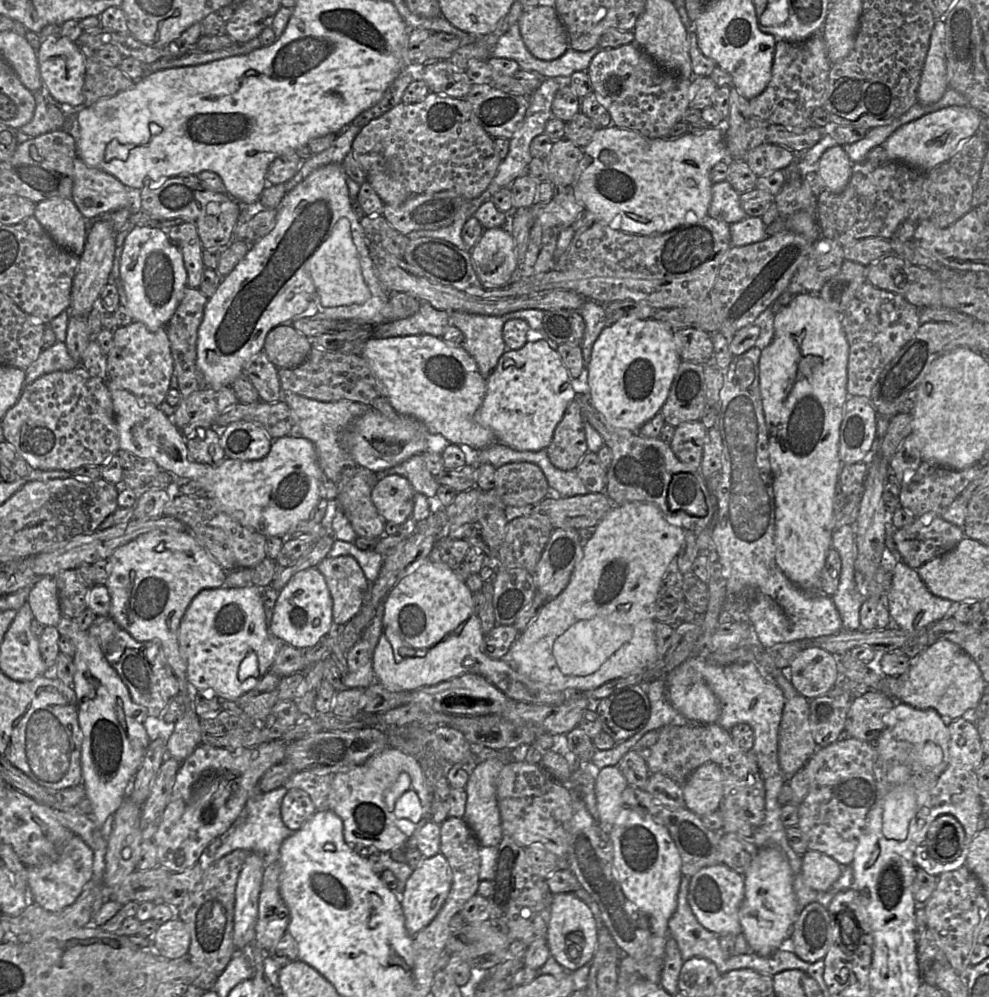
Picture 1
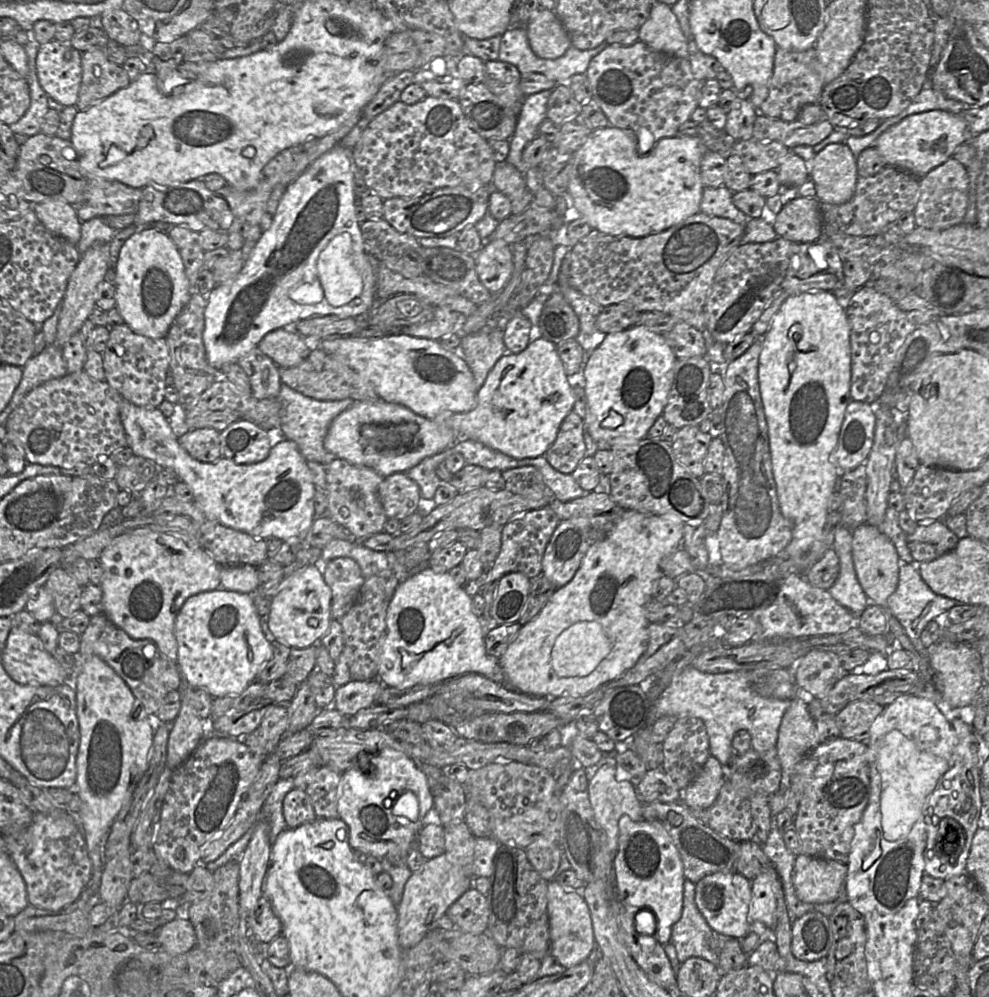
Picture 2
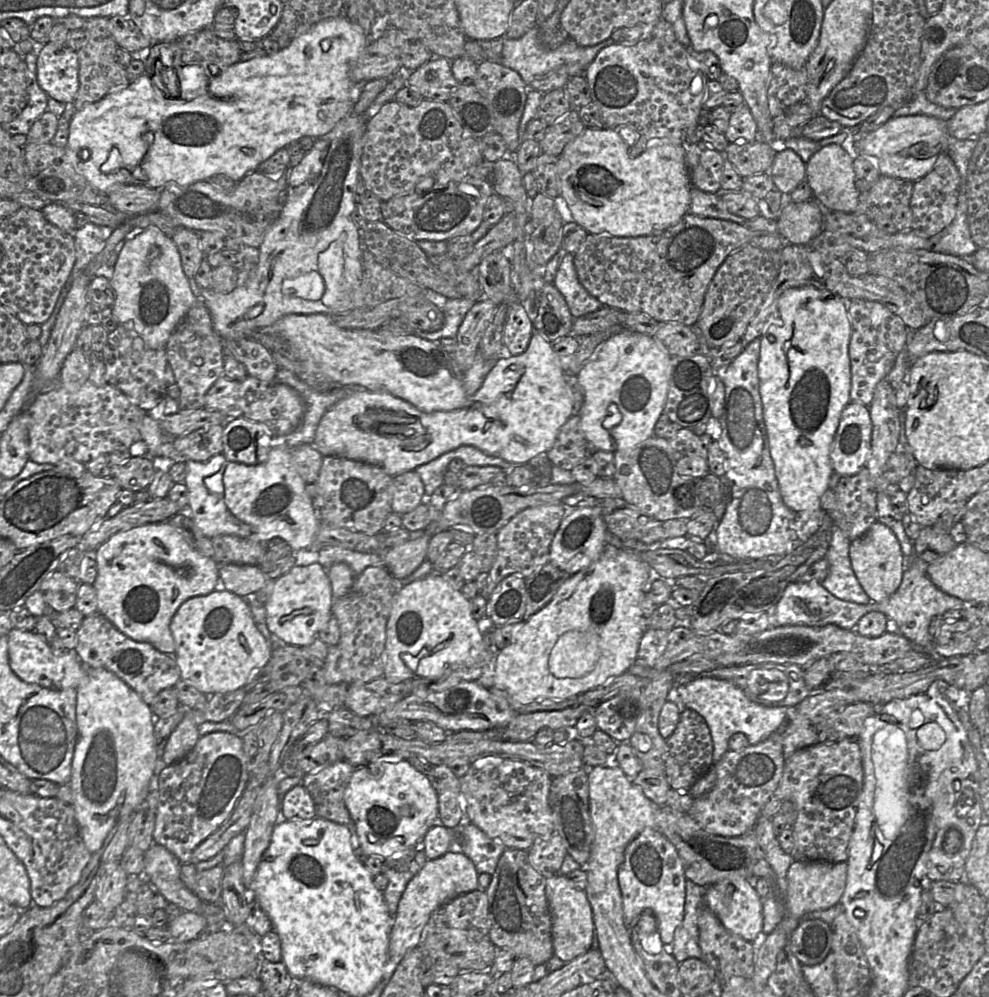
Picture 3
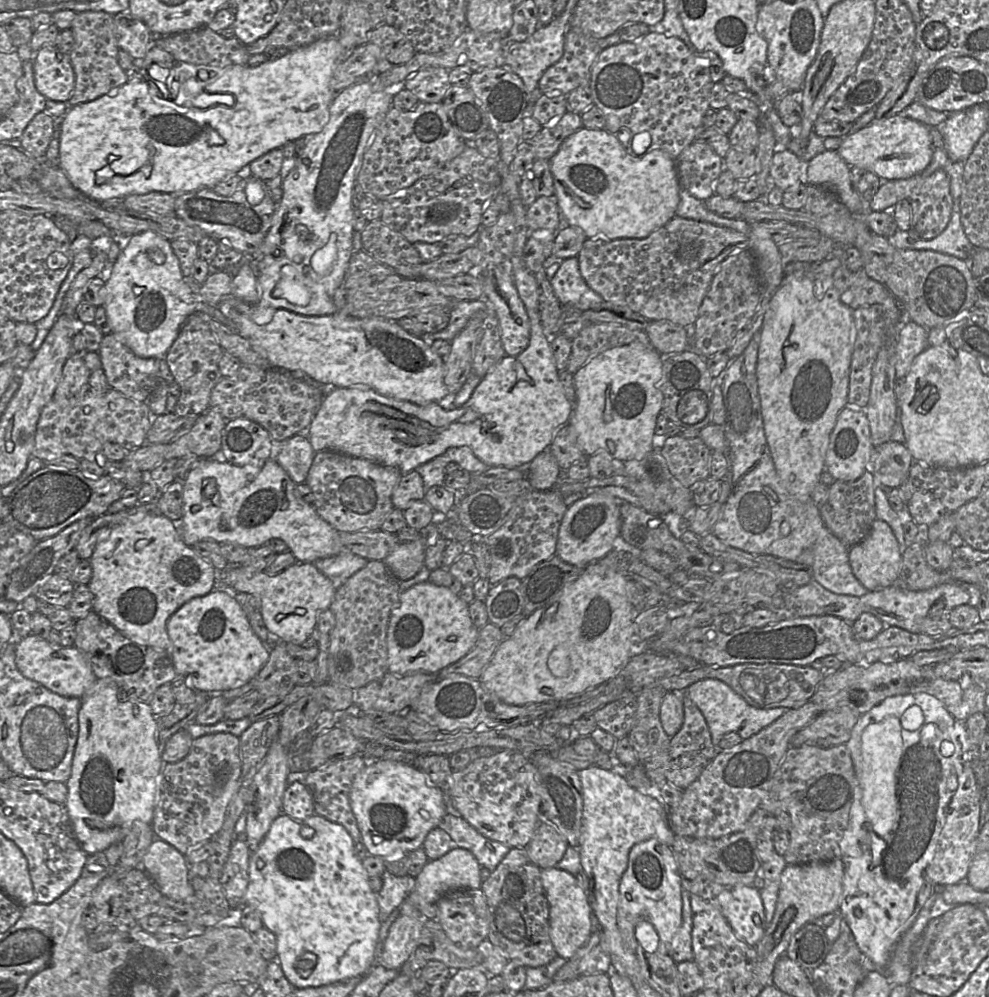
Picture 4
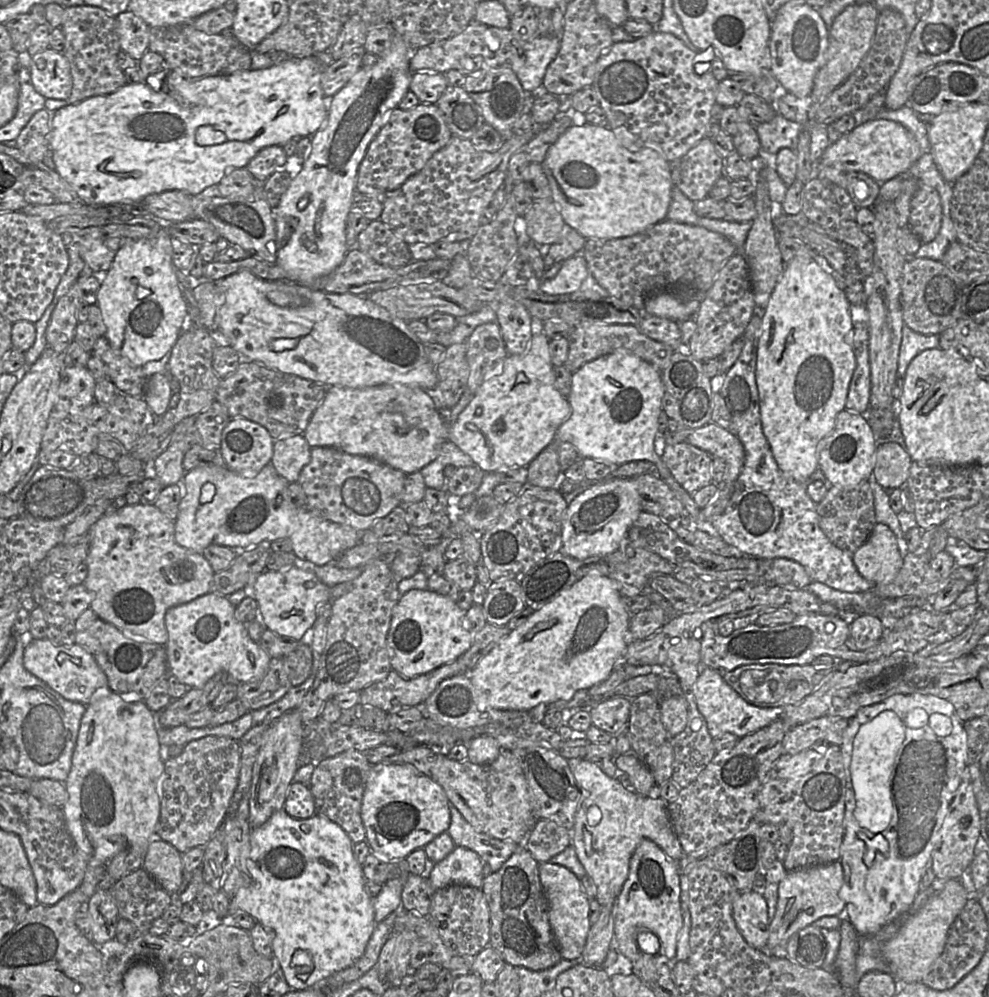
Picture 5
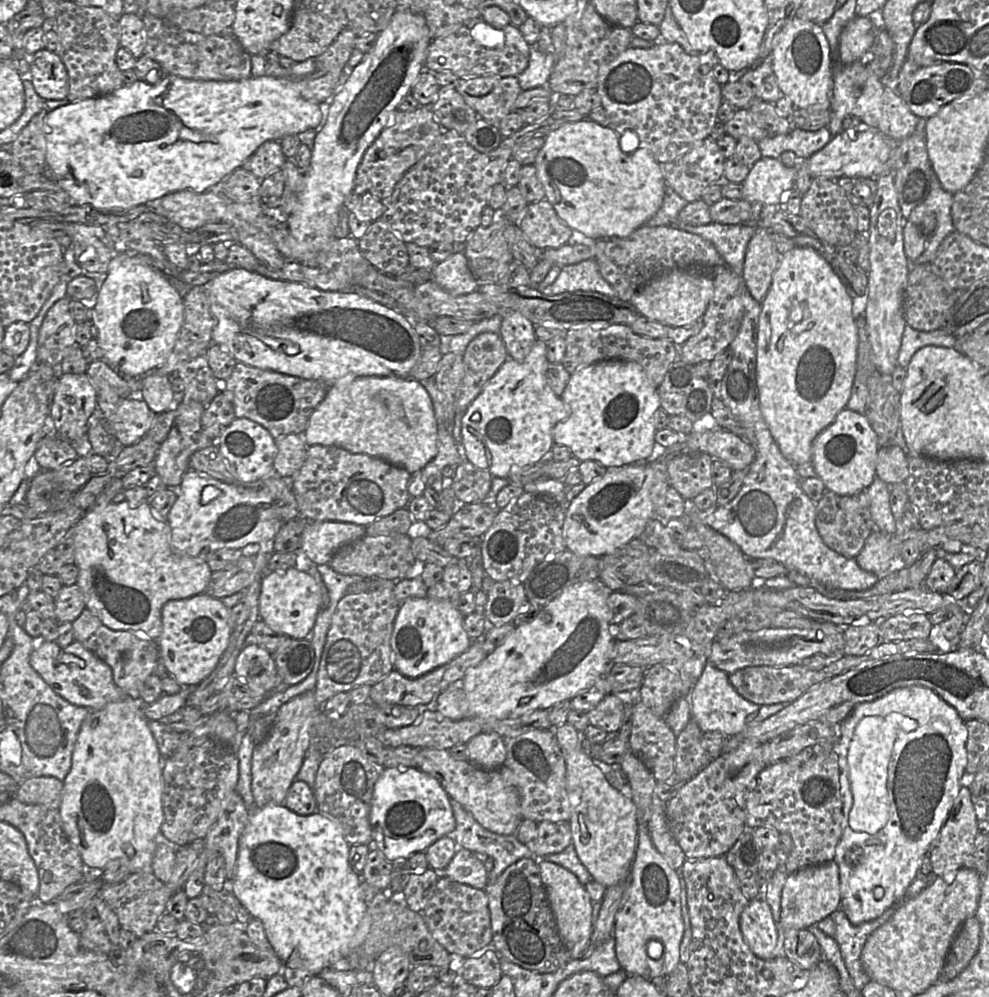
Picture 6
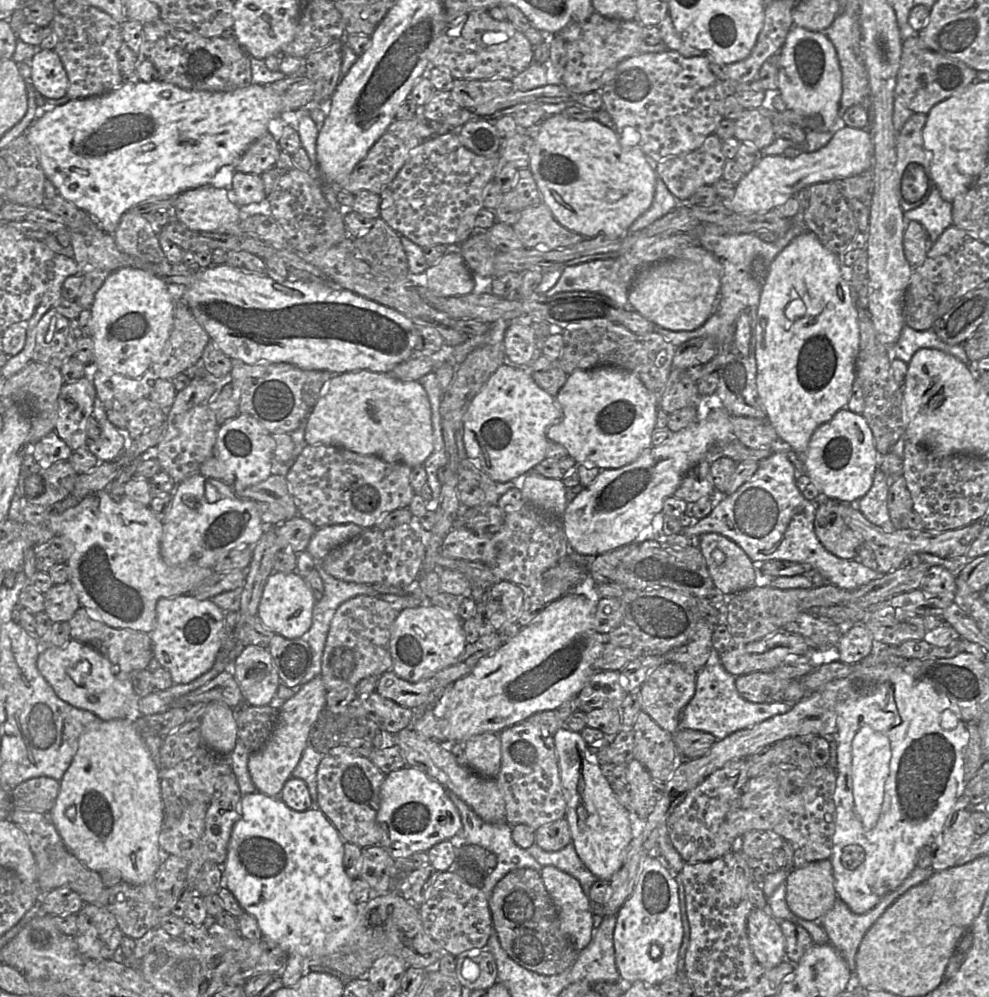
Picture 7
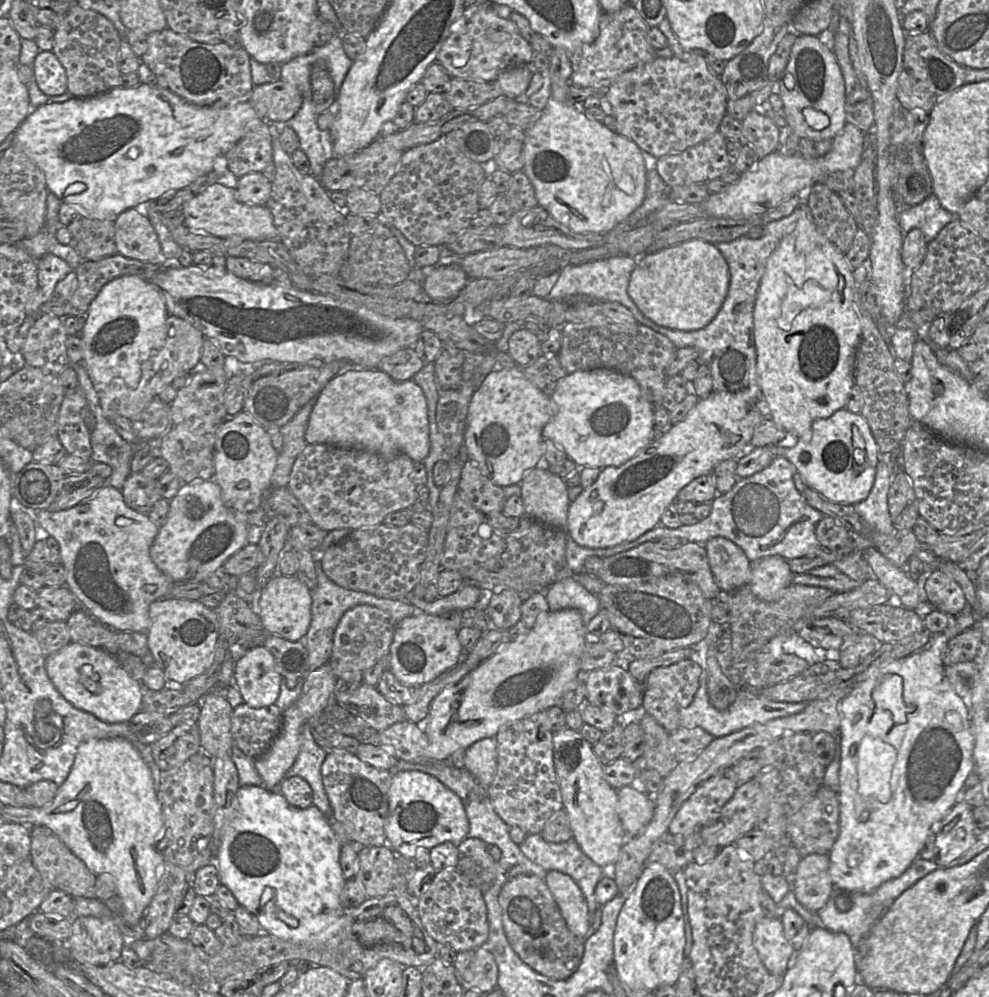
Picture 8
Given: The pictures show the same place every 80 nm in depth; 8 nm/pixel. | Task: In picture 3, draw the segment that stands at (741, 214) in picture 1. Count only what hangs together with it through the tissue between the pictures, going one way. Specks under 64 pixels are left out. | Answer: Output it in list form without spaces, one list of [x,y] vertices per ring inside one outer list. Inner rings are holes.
[[[691,187],[691,204],[689,213],[706,218],[728,220],[738,224],[747,221],[741,216],[730,213],[723,204],[720,193],[707,193]]]

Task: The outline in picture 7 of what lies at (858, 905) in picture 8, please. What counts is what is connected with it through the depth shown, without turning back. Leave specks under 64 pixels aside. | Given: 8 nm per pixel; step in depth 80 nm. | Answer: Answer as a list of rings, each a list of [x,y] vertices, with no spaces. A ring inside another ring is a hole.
[[[915,867],[915,869],[910,873],[910,875],[903,881],[903,883],[899,887],[885,894],[872,909],[870,909],[864,914],[853,913],[848,907],[848,905],[841,898],[836,898],[831,909],[822,916],[820,924],[828,936],[829,943],[837,951],[840,952],[840,954],[846,961],[850,971],[853,974],[856,968],[856,954],[866,932],[896,899],[898,899],[903,893],[905,893],[910,888],[930,878],[933,873],[934,870],[932,867]]]

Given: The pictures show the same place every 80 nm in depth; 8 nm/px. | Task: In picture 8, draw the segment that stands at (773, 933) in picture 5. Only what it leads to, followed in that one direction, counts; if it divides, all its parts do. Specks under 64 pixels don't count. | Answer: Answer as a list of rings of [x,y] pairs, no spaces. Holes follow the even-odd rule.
[[[810,854],[800,858],[793,876],[792,891],[807,910],[817,913],[827,902],[833,889],[828,873],[827,854]]]

